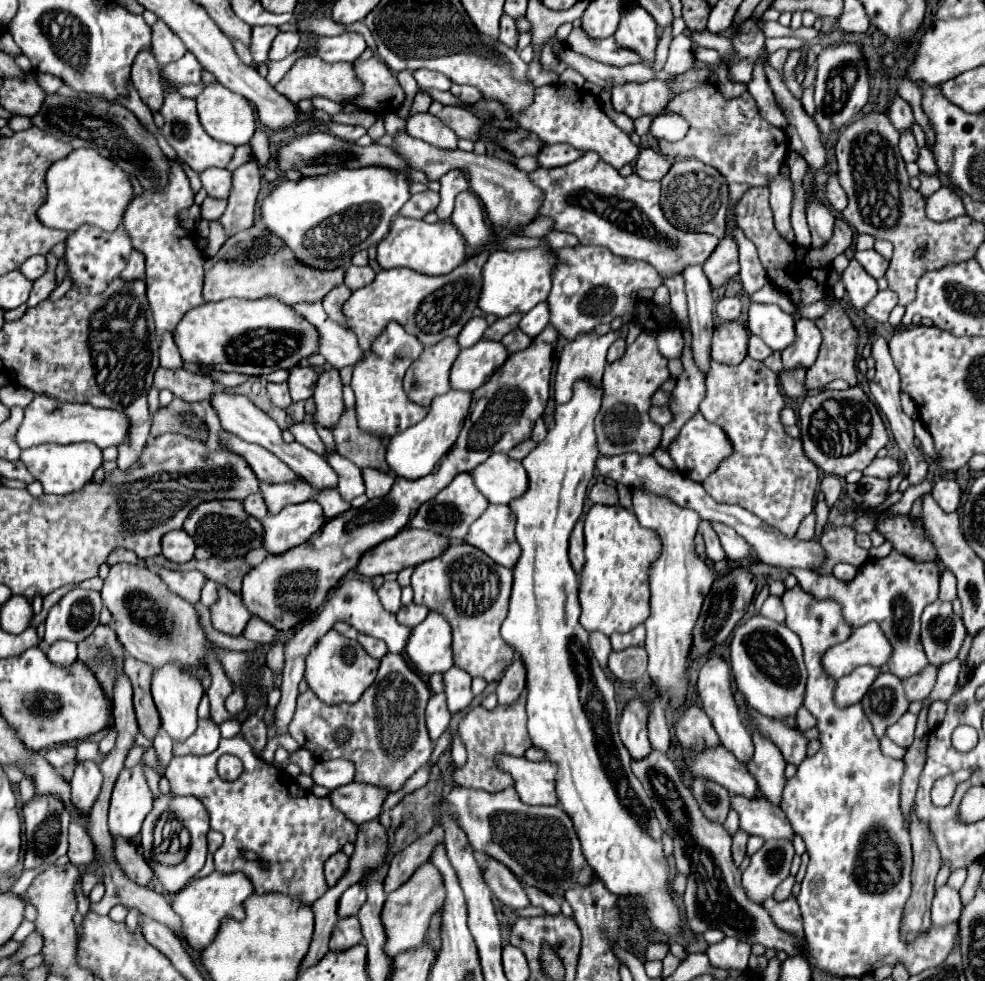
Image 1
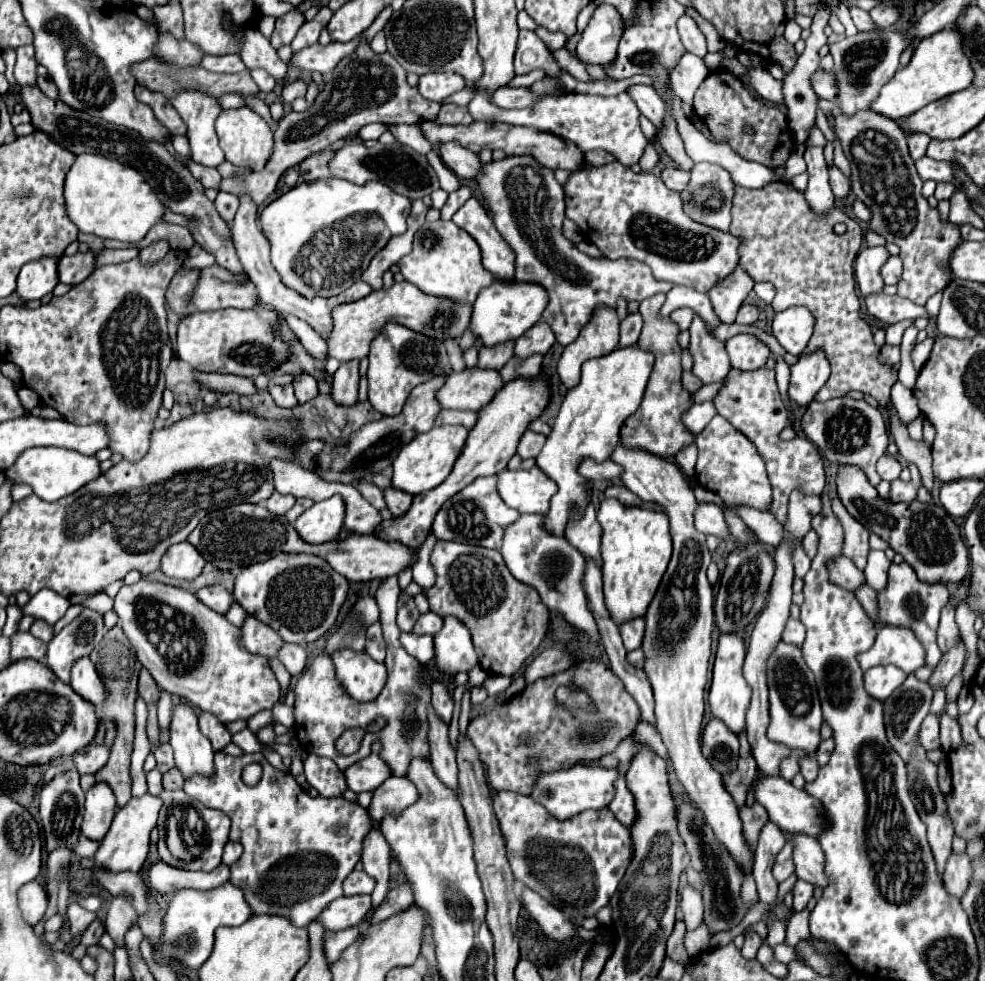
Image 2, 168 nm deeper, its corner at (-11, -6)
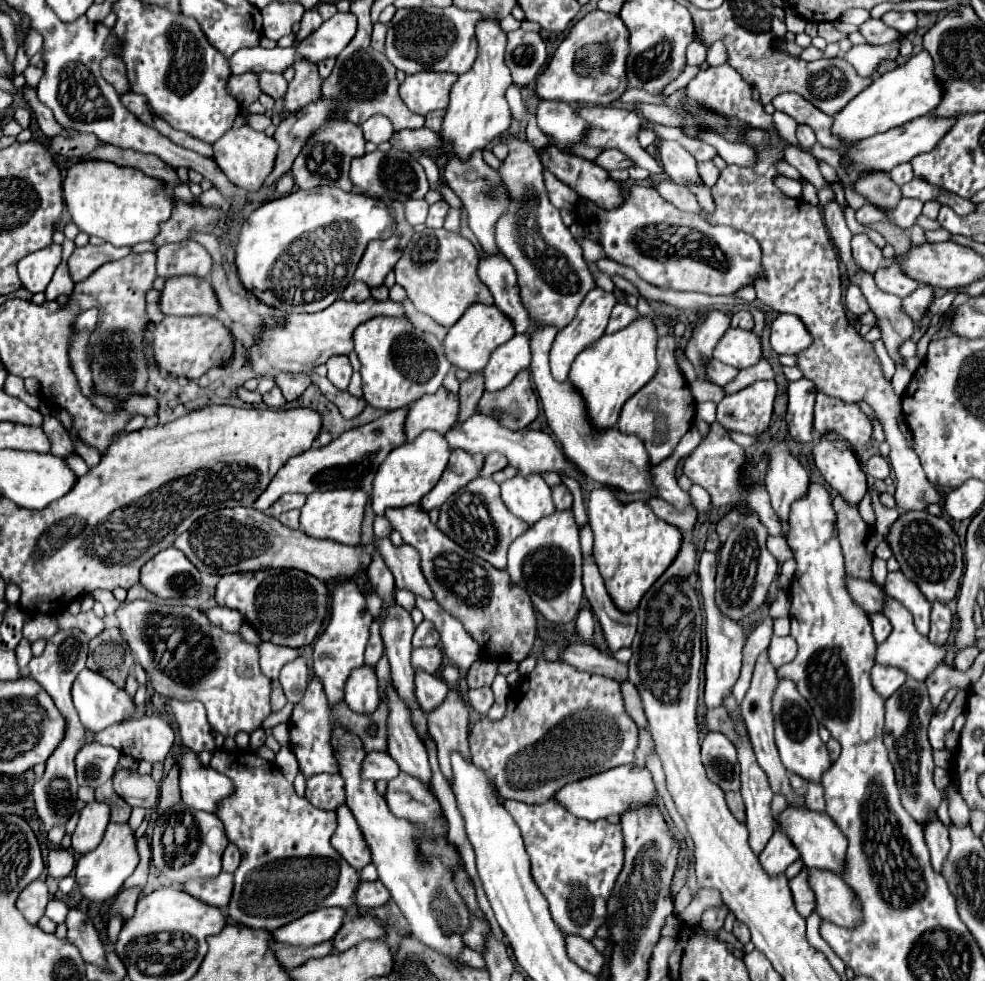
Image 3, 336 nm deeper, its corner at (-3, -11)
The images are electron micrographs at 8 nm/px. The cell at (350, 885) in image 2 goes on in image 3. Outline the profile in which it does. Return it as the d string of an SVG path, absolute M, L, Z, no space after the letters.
M363 881L363 883L359 885L359 891L357 891L355 897L357 897L357 905L359 905L359 907L369 907L369 909L387 905L389 899L391 899L387 887L383 887L381 881L375 881L375 883Z

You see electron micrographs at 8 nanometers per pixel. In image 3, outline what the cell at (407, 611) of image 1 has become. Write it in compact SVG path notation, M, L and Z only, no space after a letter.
M423 621L413 635L413 647L435 647L439 645L439 633L431 621Z

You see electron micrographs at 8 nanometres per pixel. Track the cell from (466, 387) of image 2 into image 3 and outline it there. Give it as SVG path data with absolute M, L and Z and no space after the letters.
M441 387L437 393L425 395L407 411L405 419L407 443L419 437L425 429L445 435L455 423L455 415L459 415L459 397L455 393Z

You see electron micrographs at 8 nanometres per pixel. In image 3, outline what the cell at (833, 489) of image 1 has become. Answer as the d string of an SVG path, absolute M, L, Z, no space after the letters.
M837 493L833 495L833 507L837 511L837 531L845 555L847 575L869 581L873 557L867 555L867 539L871 535L871 529L861 519L857 505L847 503Z

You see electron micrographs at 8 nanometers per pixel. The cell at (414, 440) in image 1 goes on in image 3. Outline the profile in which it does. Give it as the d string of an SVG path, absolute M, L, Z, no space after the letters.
M423 431L413 443L405 443L393 449L387 459L379 465L375 479L373 479L373 493L371 493L371 507L375 515L385 515L387 509L407 507L419 503L441 479L447 463L449 463L451 449L443 435L435 435L435 431Z

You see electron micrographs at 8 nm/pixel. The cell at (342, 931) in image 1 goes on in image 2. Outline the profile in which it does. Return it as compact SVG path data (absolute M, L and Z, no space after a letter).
M355 926L341 930L341 932L325 934L325 956L327 956L327 960L337 962L341 958L343 950L349 948L353 942L357 942L357 938L359 938L359 930Z

